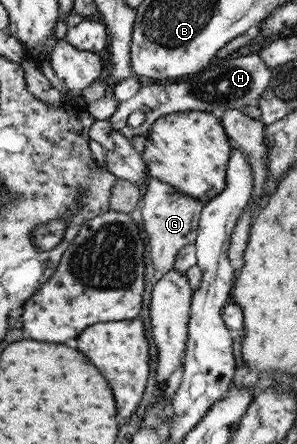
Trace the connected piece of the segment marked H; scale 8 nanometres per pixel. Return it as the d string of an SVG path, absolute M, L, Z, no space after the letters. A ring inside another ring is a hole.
M257 53L214 61L207 68L189 78L175 82L155 82L150 86L142 86L135 96L129 100L120 101L115 114L109 118L111 129L121 131L125 137L129 137L131 140L131 137L135 135L148 133L153 123L161 116L172 114L171 112L191 110L215 112L215 110L243 109L247 105L257 105L270 82L271 68L261 60ZM133 112L145 114L145 122L135 128L127 123Z

